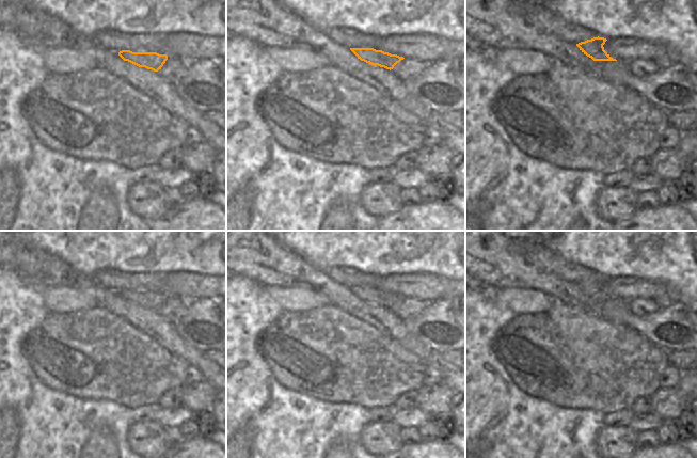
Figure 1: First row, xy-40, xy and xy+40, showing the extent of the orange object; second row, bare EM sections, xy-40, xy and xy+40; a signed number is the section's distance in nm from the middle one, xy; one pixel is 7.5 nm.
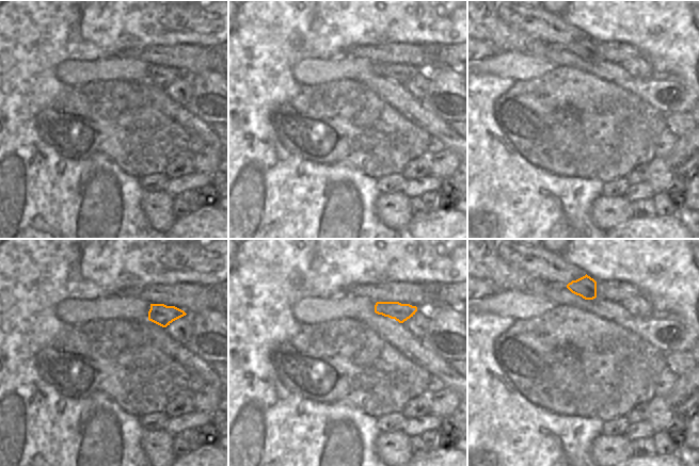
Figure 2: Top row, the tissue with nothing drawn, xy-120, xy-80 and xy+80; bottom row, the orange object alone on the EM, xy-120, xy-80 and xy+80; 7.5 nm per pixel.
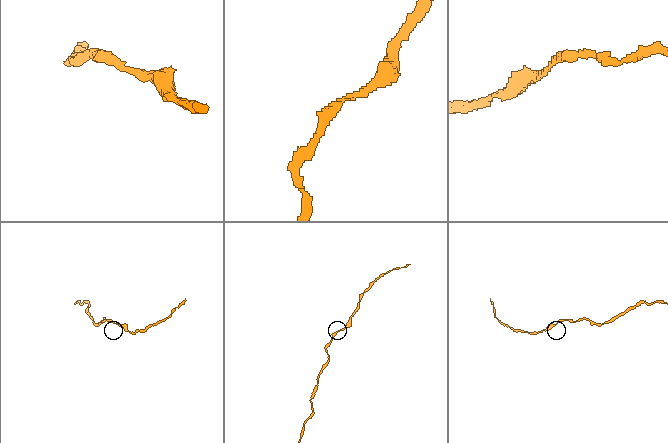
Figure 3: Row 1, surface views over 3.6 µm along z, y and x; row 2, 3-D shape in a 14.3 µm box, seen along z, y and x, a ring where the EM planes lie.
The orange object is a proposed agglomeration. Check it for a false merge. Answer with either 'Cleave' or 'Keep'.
Keep

